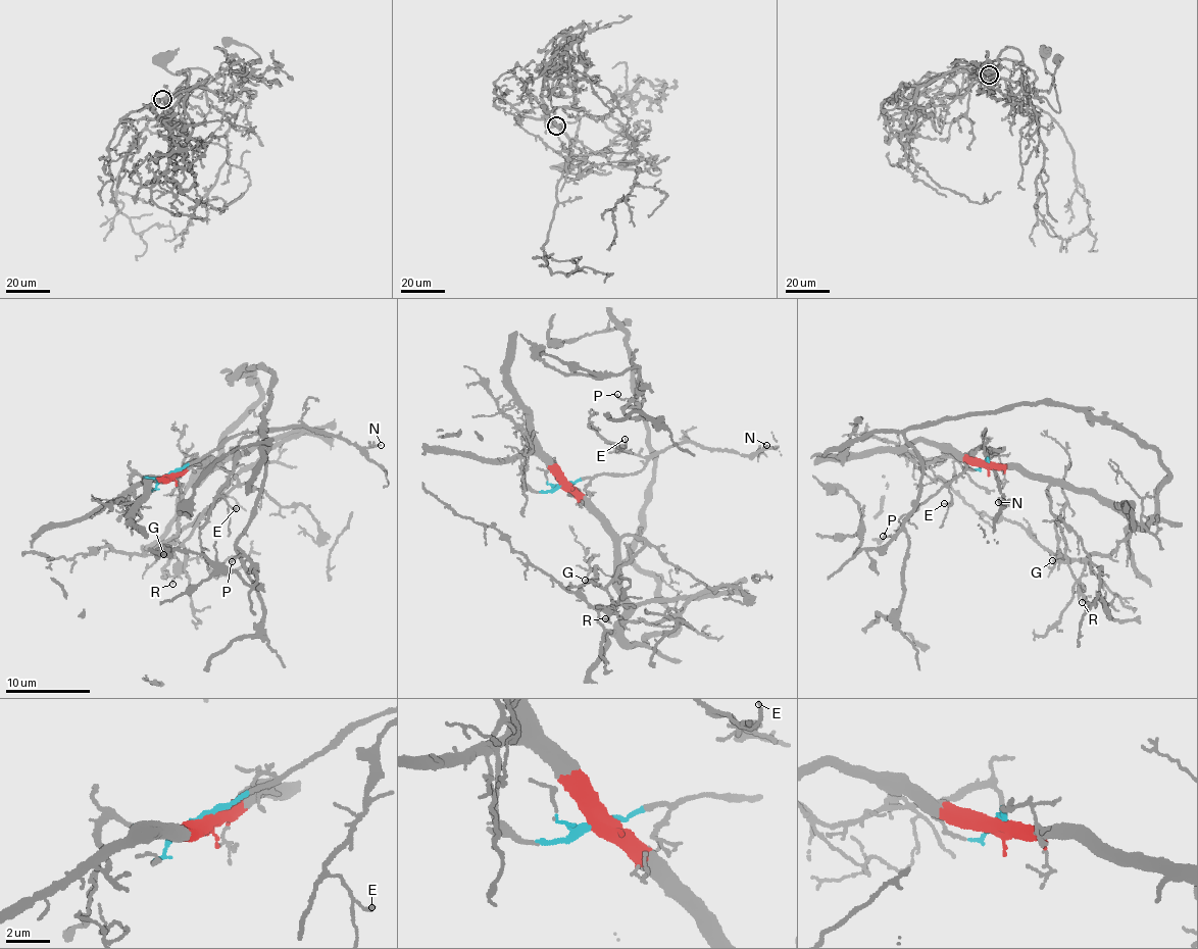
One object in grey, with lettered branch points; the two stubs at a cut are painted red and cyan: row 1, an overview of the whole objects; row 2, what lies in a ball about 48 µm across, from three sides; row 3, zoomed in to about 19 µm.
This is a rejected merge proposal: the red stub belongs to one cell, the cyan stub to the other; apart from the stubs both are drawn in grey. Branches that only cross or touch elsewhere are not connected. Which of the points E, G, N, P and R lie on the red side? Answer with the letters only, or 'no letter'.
G, P, R

